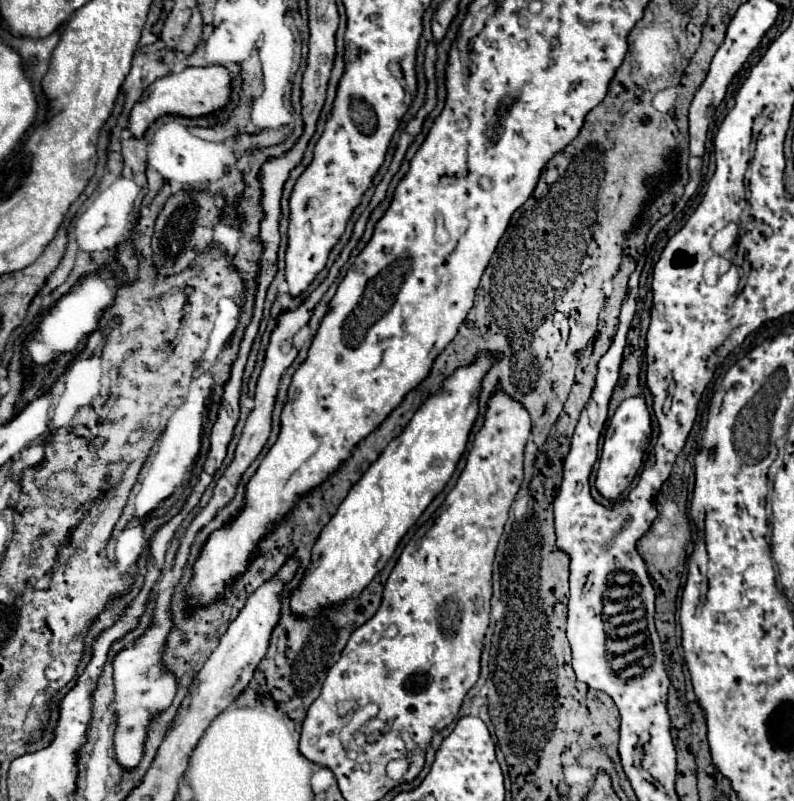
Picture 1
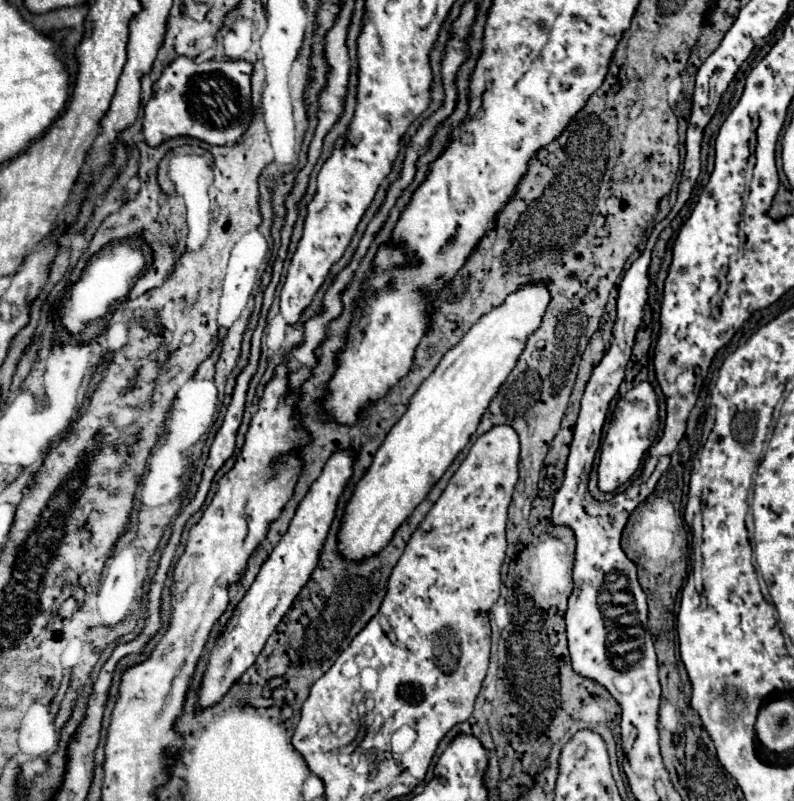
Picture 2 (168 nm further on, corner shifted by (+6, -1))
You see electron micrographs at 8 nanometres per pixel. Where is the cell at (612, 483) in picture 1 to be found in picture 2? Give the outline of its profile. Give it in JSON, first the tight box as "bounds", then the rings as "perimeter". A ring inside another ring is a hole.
{"bounds":[598,382,660,492],"perimeter":[[[640,382],[638,386],[628,390],[618,400],[616,410],[610,420],[608,434],[602,440],[600,466],[598,466],[598,486],[602,492],[614,492],[618,486],[622,486],[626,480],[632,478],[632,474],[638,470],[646,450],[654,444],[658,428],[660,428],[658,396],[650,382]],[[652,424],[654,424],[654,434],[652,434]]]}

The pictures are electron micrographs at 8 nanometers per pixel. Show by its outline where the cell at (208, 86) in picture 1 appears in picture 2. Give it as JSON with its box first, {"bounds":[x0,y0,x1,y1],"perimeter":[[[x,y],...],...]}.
{"bounds":[142,56,254,146],"perimeter":[[[178,56],[154,84],[154,96],[144,108],[142,132],[148,146],[188,136],[212,146],[234,146],[252,122],[252,78],[254,66],[248,60],[206,60],[196,62]]]}

